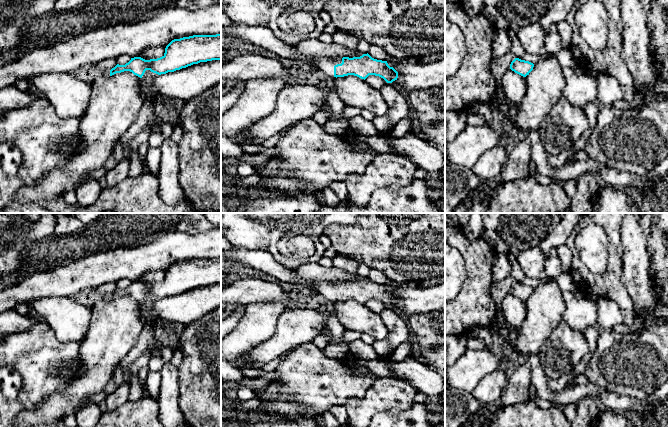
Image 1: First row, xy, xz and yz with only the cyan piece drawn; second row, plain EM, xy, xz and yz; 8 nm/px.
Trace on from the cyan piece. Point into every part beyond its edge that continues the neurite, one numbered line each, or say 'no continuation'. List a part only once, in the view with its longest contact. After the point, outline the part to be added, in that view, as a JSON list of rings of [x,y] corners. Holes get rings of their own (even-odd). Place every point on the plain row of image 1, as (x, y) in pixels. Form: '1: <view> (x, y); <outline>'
1: xz (261, 262); [[[232,246],[229,250],[221,250],[221,260],[253,270],[256,274],[269,275],[277,283],[292,283],[301,290],[316,291],[324,298],[334,301],[334,290],[342,287],[342,282],[327,283],[324,281],[309,283],[299,278],[293,270],[288,269],[275,261],[267,251],[250,250]]]

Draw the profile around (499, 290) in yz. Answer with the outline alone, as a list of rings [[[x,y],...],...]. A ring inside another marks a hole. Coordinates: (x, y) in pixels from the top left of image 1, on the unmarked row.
[[[512,274],[504,280],[501,280],[499,282],[492,282],[491,297],[494,300],[498,309],[501,308],[501,302],[503,298],[510,293],[510,288],[515,282],[518,281]]]

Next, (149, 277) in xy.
[[[166,270],[146,272],[143,275],[141,275],[138,281],[144,282],[146,284],[157,283],[157,282],[164,280],[165,272]]]

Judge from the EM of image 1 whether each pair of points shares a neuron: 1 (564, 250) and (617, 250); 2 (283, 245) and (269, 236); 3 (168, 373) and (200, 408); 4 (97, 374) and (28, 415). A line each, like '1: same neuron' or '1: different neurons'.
1: different neurons
2: different neurons
3: different neurons
4: same neuron

